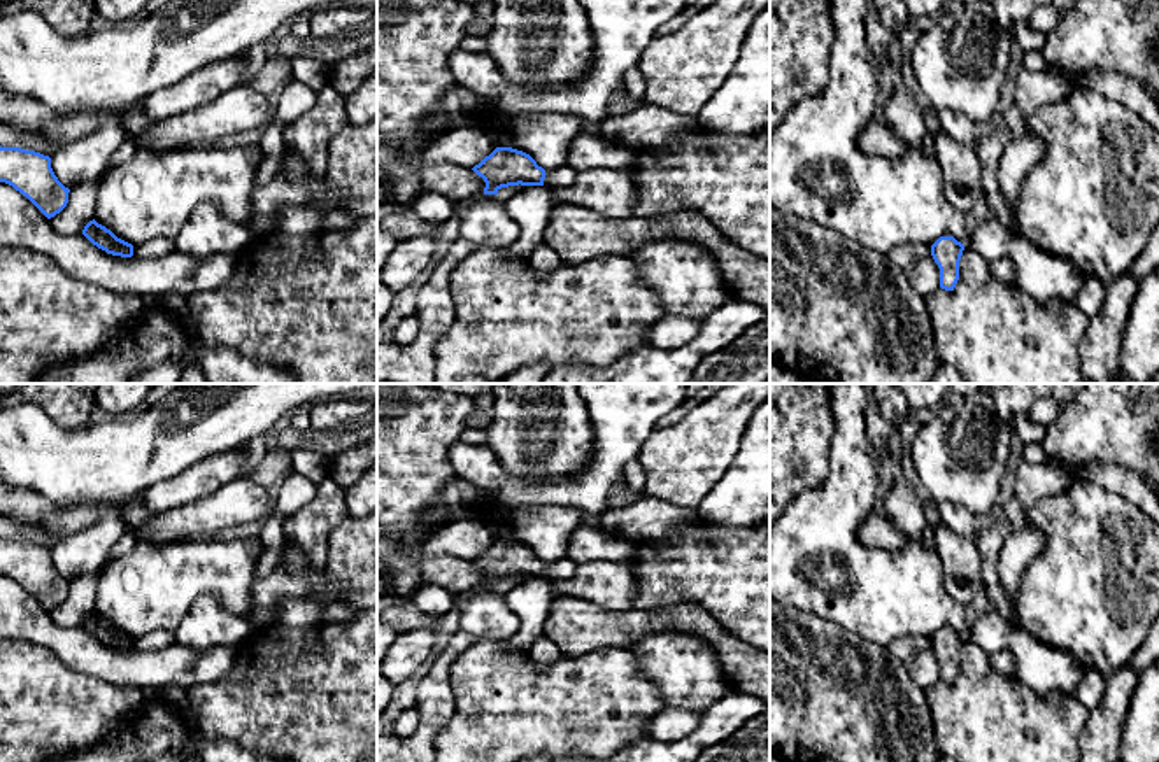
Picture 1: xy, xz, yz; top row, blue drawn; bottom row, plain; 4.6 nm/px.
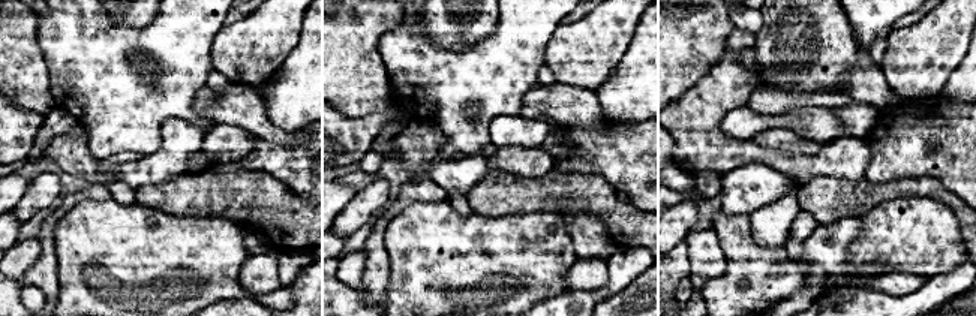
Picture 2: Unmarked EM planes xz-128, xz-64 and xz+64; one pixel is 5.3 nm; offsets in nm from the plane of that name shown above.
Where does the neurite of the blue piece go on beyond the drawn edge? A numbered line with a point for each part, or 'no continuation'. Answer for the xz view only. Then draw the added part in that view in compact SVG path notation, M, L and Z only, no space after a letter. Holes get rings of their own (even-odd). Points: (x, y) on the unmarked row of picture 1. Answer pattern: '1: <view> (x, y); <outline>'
1: xz (563, 568); M570 557L558 559L554 562L545 562L544 578L545 580L566 580L572 578L577 564Z

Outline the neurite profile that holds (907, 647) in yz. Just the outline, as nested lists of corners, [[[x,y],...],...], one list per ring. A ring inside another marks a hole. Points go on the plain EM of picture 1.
[[[903,636],[899,639],[892,639],[885,646],[885,652],[907,664],[912,657],[915,657],[917,653],[921,653],[928,648],[931,648],[931,638],[928,638],[928,636]]]

